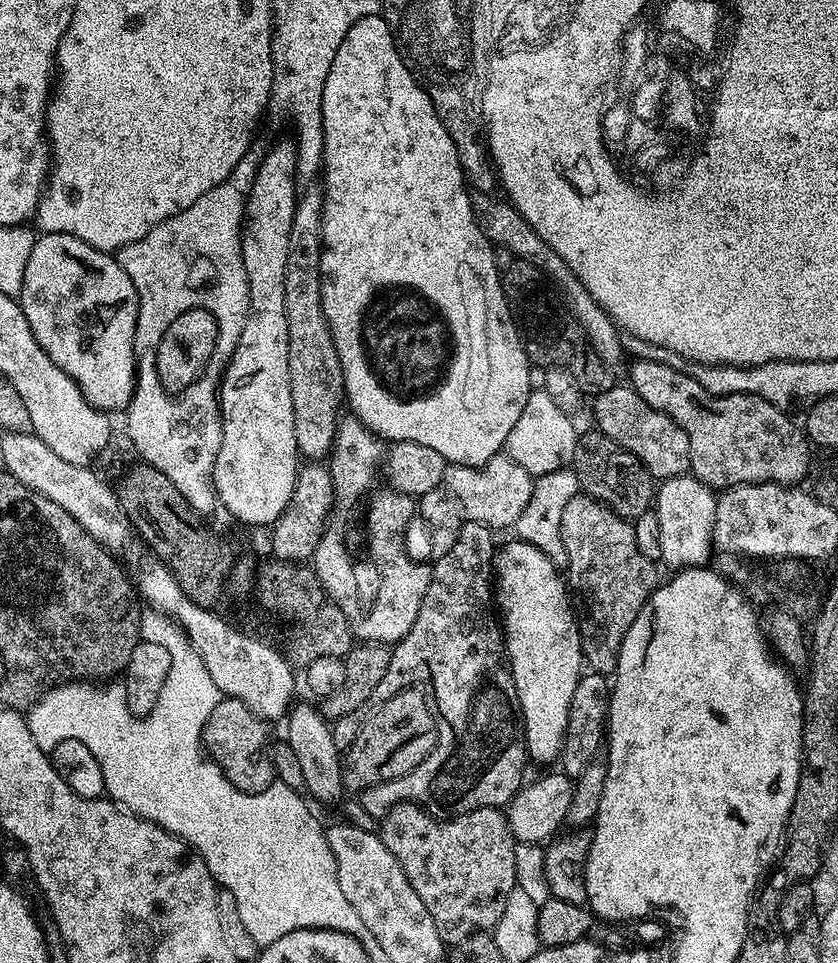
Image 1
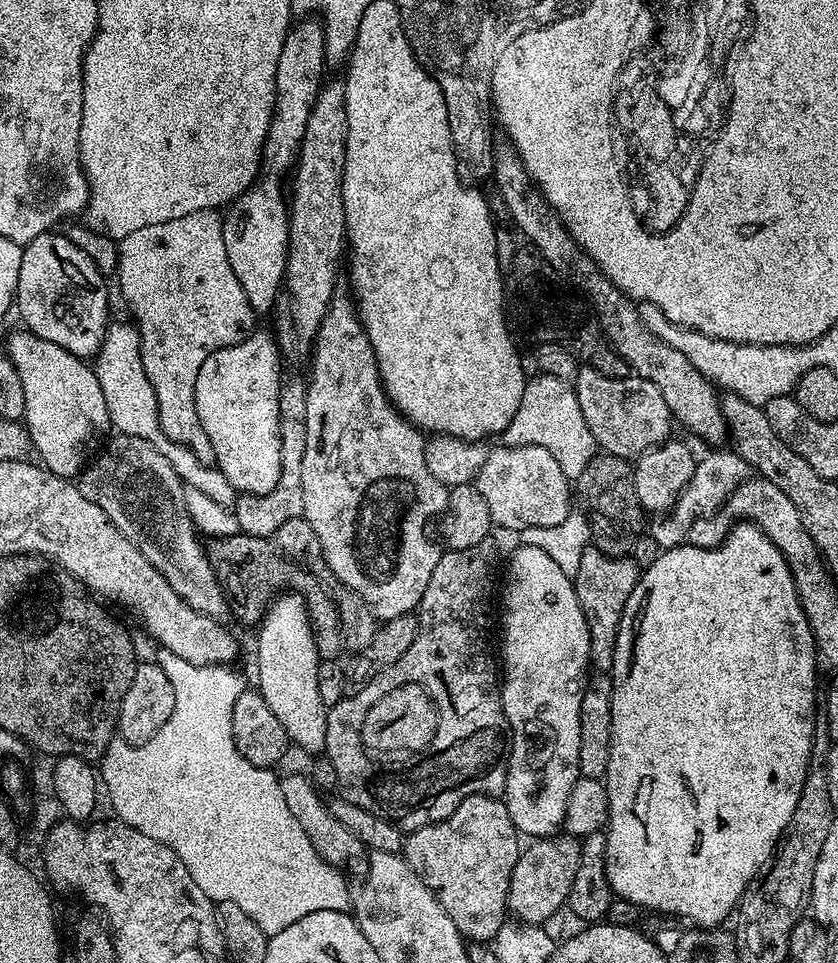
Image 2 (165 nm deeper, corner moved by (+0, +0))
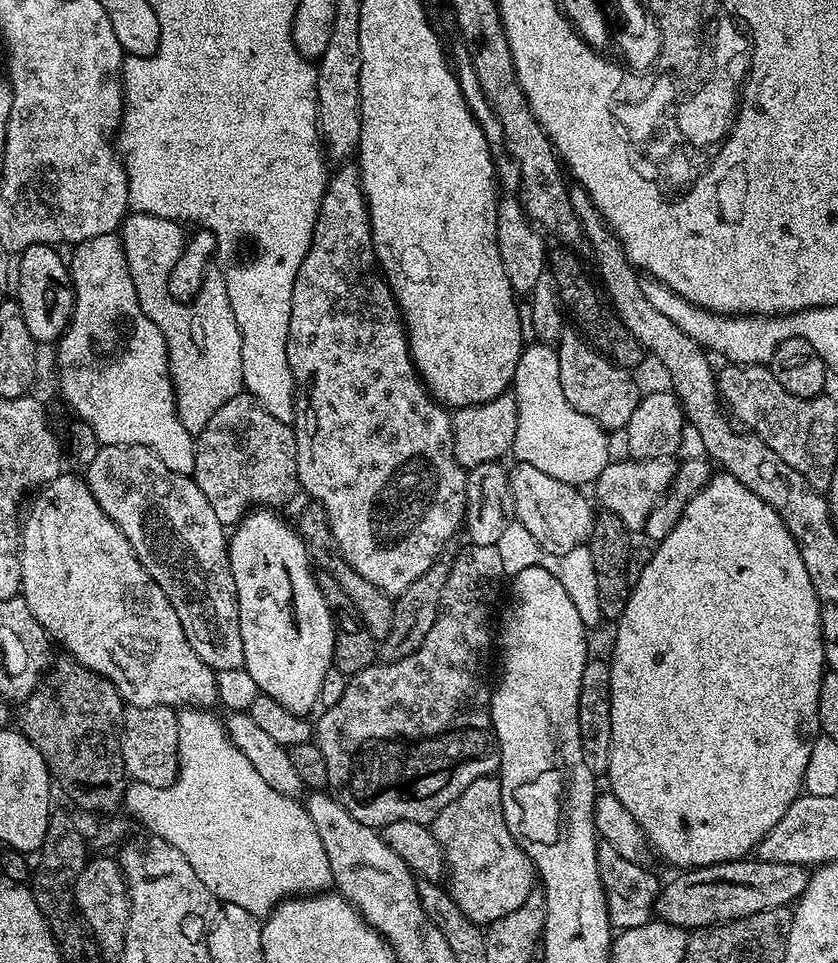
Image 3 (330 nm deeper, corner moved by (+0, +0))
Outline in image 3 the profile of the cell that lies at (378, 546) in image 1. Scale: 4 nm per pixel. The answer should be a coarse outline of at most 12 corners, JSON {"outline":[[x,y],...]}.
{"outline":[[324,187],[290,302],[296,479],[393,598],[468,473],[372,245]]}

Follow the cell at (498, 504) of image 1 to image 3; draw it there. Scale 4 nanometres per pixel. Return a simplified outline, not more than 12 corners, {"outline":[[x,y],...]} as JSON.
{"outline":[[517,463],[515,519],[550,554],[592,533],[579,487]]}

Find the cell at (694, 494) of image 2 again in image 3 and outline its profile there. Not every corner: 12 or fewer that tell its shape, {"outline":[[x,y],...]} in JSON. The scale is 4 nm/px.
{"outline":[[672,458],[613,459],[594,489],[629,533],[672,487]]}

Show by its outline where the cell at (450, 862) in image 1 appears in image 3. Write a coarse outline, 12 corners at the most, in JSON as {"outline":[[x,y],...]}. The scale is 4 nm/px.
{"outline":[[495,775],[430,825],[446,891],[493,924],[533,895]]}

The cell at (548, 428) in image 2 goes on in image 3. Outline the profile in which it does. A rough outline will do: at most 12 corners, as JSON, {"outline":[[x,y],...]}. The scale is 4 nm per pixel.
{"outline":[[551,343],[525,347],[511,455],[573,486],[606,470],[609,433],[562,394]]}

